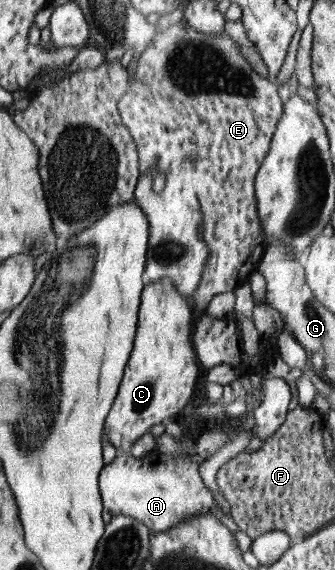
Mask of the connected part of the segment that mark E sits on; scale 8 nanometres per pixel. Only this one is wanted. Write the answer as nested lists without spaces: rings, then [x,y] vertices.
[[[179,23],[156,33],[138,60],[135,82],[129,82],[129,88],[119,99],[120,119],[136,145],[139,175],[166,171],[186,159],[192,159],[196,165],[195,188],[203,213],[202,243],[208,245],[208,260],[200,285],[190,298],[193,308],[196,305],[198,309],[206,309],[215,295],[231,292],[244,284],[263,258],[265,233],[258,215],[254,178],[268,154],[284,108],[276,84],[254,71],[228,34],[220,32],[209,36],[192,27],[183,28]]]

